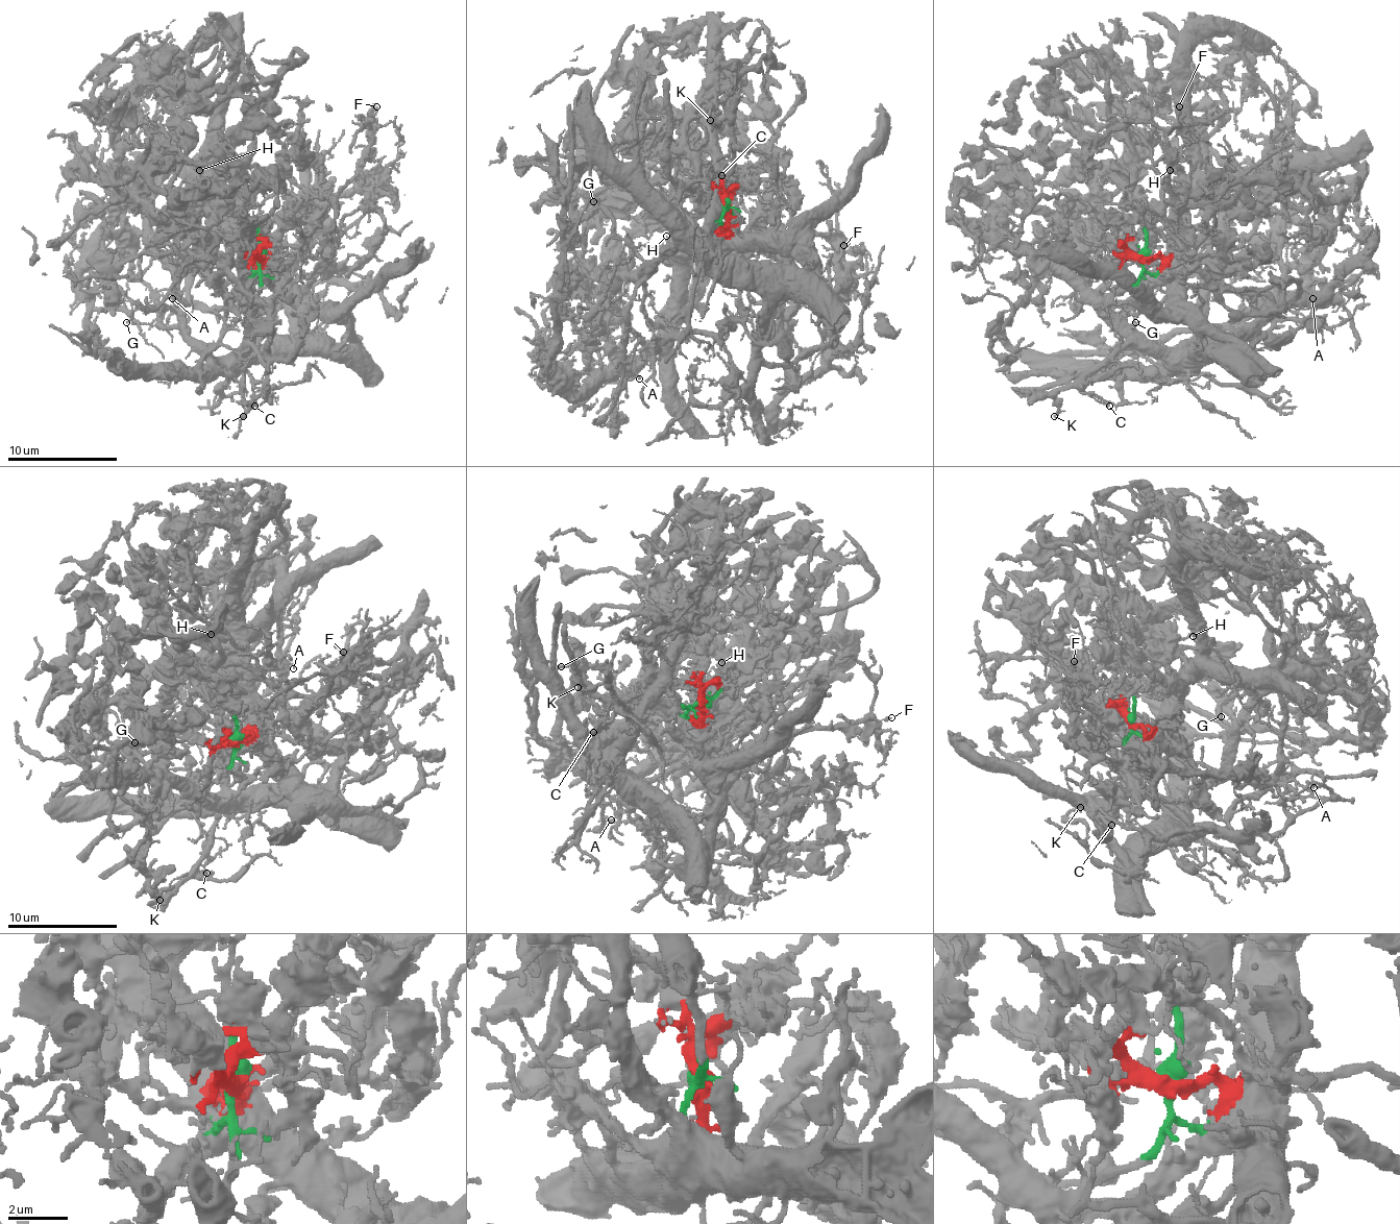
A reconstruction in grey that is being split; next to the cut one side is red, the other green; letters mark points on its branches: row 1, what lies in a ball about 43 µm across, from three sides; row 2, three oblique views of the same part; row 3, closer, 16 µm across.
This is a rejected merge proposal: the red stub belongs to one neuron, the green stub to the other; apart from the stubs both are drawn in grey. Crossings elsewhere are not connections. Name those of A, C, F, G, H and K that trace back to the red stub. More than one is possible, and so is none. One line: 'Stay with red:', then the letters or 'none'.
Stay with red: F, H

